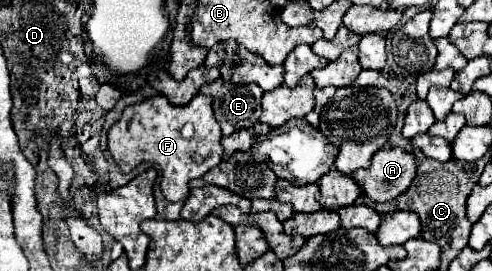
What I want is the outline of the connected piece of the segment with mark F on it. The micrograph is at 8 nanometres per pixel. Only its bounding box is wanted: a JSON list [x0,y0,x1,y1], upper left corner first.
[109,94,221,202]

